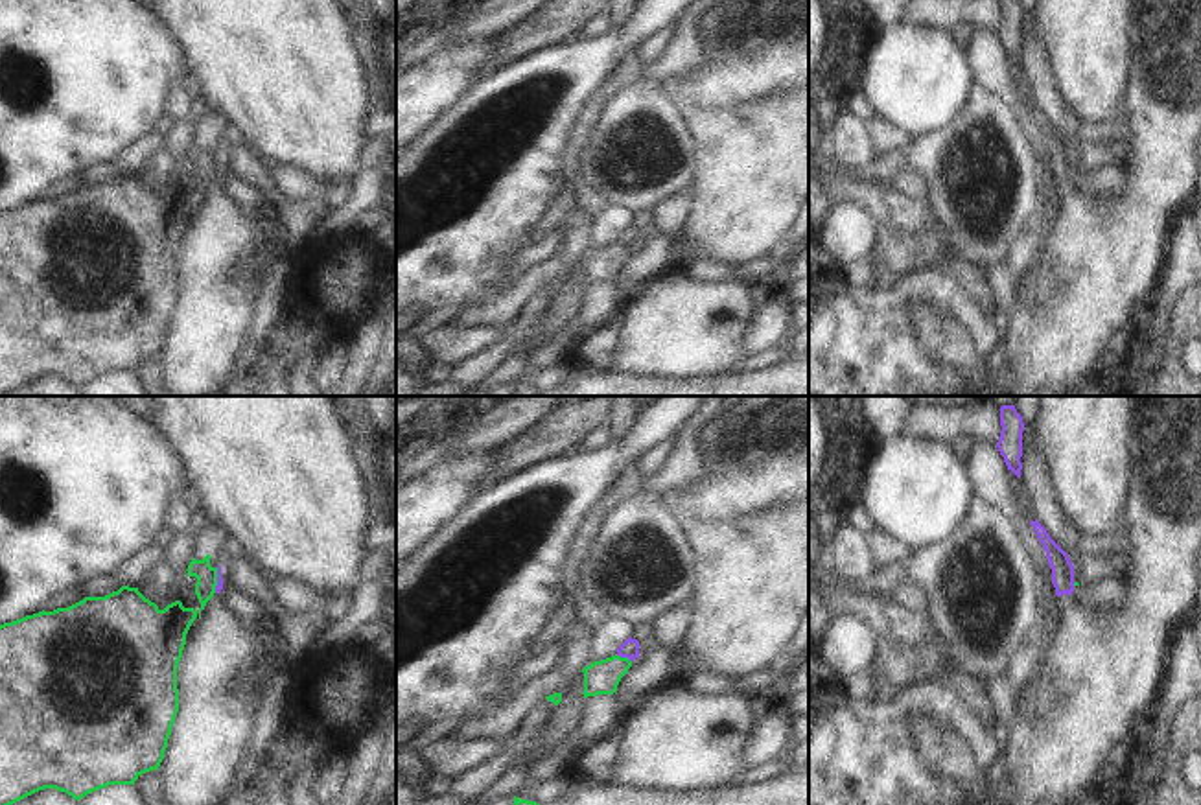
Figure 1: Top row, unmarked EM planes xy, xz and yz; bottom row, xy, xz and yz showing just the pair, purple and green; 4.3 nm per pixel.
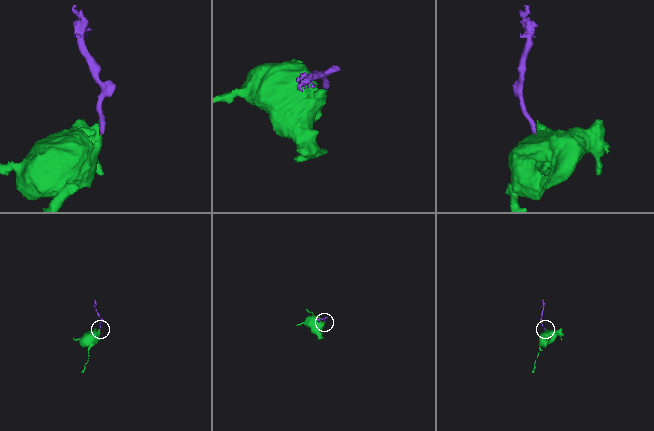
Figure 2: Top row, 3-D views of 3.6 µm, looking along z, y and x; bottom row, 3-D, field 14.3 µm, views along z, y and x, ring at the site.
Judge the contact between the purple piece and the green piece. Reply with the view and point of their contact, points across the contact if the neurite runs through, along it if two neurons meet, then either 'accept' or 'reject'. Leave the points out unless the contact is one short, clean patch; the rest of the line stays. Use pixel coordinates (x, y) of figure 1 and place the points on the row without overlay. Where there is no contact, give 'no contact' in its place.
meets purple in xz at (623, 244); border along xz (616, 242), (630, 249); reject

